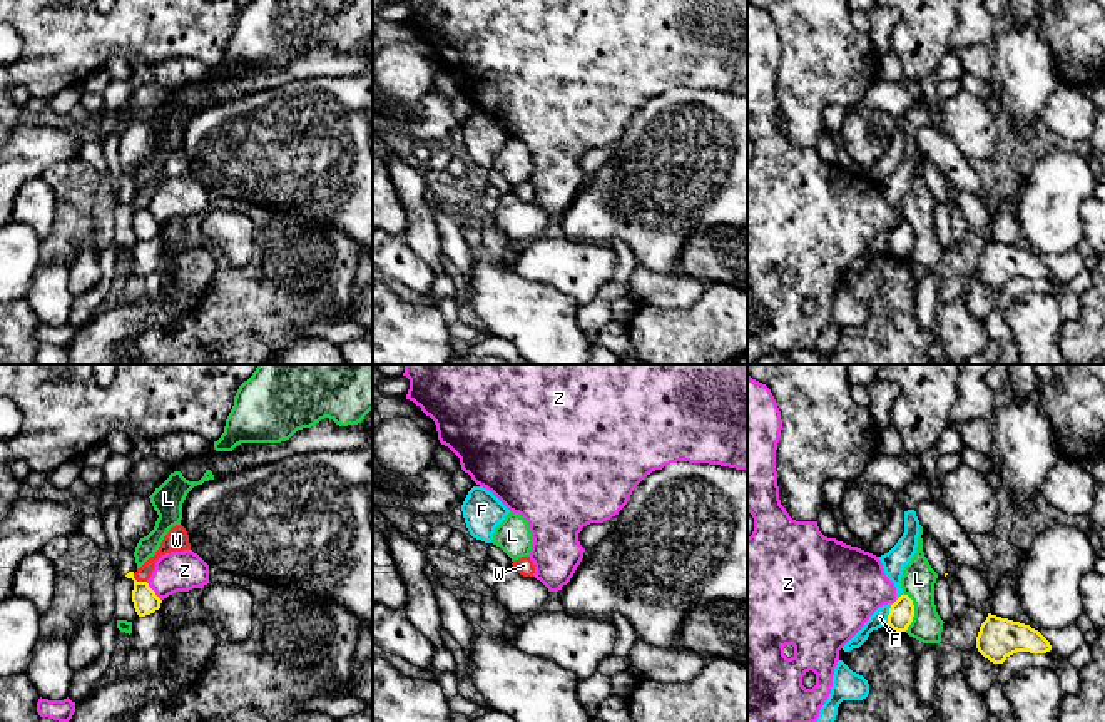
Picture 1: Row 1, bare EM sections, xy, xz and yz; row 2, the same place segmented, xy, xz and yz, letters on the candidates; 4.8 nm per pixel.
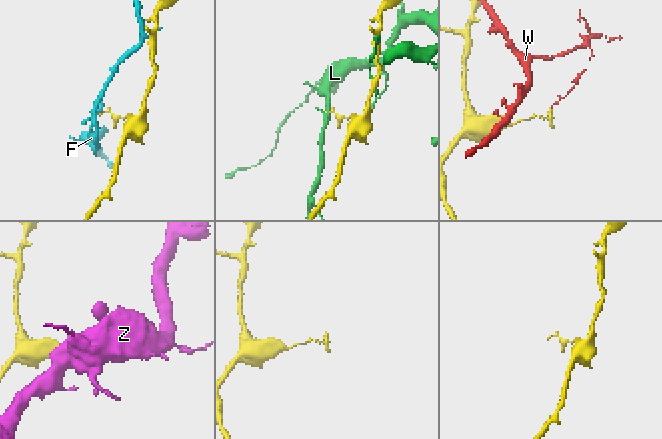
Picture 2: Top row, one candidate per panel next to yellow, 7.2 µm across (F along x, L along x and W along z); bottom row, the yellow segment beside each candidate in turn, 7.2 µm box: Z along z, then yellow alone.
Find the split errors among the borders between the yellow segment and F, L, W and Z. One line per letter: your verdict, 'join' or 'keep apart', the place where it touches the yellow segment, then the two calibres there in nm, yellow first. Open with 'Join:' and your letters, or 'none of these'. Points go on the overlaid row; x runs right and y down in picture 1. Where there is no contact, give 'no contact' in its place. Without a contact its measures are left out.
Join: none of these
F: keep apart | yz (890, 614) | 120/80 nm
L: keep apart | yz (913, 612) | 120/160 nm
W: keep apart | xy (139, 582) | 120/100 nm
Z: keep apart | xy (154, 592) | 120/190 nm

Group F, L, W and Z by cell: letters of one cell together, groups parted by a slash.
F / L / W / Z

